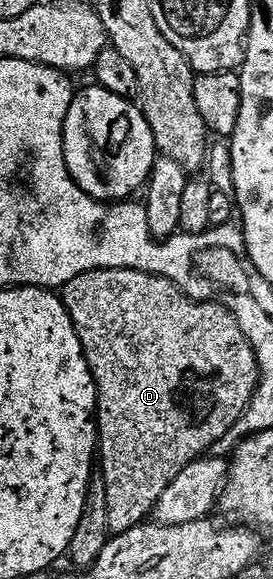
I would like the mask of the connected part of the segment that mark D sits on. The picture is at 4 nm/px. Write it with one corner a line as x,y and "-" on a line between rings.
92,269
89,273
80,273
78,277
71,279
59,293
59,300
65,305
70,319
73,320
88,367
96,383
98,399
96,421
105,421
105,445
108,445
109,465
103,469
103,476
105,476
105,501
109,504
109,533
113,535
123,533
144,522
154,512
163,491
167,490
168,485
176,479
181,469
197,458
206,456
212,450
209,448
216,441
223,440
233,428
236,430
240,426
241,421
237,418
237,414
241,413
242,406
246,406
246,400
251,399
251,393
256,389
257,367
253,348
237,329
232,315
228,310
214,303
198,303
192,299
188,305
185,305
185,301
181,301
181,297
173,293
176,287
177,285
168,277
156,273
141,273
129,269

